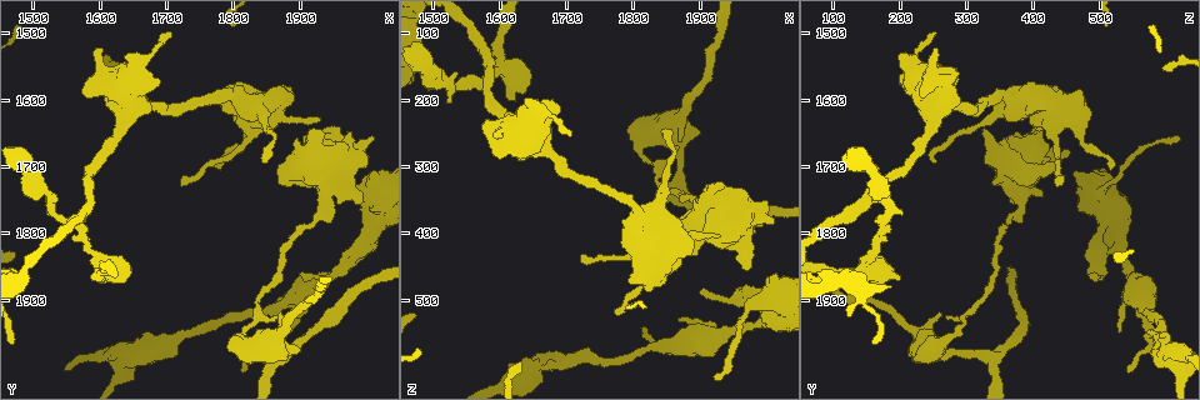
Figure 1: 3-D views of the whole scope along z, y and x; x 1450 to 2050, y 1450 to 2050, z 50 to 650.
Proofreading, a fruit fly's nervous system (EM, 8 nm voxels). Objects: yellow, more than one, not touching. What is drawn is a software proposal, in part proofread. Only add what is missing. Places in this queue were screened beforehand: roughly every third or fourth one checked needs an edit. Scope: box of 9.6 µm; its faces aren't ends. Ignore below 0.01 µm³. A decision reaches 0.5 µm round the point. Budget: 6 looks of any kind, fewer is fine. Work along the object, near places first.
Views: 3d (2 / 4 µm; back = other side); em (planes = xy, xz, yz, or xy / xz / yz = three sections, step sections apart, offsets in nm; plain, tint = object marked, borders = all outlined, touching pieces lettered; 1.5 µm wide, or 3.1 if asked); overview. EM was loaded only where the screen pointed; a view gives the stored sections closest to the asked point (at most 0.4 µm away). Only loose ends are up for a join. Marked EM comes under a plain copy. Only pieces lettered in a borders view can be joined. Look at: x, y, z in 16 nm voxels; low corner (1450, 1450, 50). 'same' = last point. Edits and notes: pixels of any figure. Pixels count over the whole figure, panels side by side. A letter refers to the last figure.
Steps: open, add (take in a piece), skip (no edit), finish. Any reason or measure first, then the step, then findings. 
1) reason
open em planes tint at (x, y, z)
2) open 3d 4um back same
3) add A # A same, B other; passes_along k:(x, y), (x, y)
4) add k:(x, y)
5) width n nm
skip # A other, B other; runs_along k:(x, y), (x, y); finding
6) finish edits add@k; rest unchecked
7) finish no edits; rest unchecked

an open end
open 3d 2um at (1975, 1675, 455)

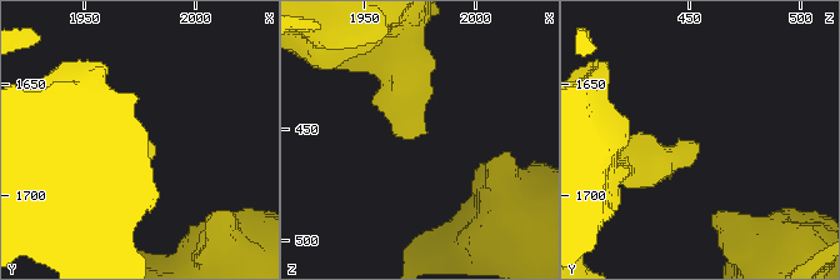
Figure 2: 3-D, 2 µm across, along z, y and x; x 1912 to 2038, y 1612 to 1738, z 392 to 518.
open em xz step 8 tint at (1974, 1677, 453)

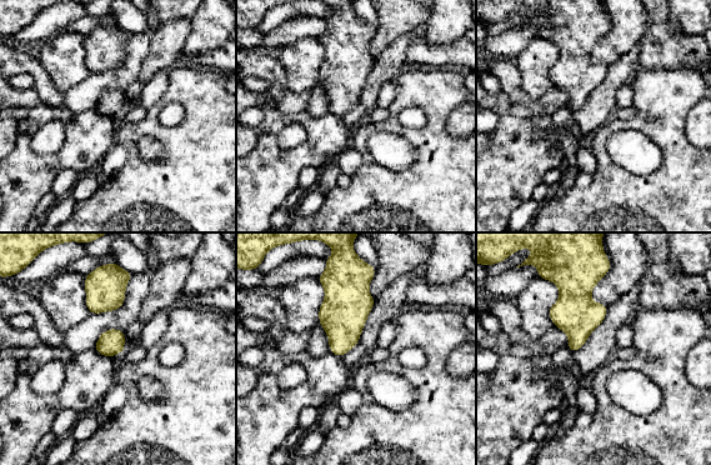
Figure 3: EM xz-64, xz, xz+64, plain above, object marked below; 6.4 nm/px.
open em xz step 8 borders same

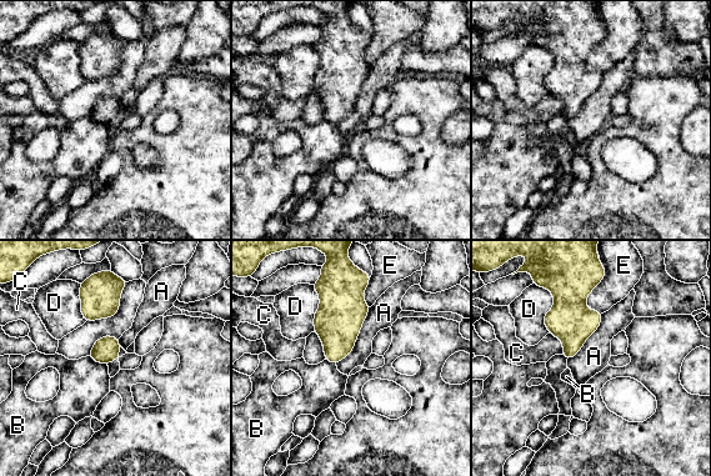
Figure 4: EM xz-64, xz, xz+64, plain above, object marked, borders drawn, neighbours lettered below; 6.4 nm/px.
skip # A other, B other, C other, D other, E other; border 4:(370, 307), (354, 349), (336, 364); no lettered piece goes on from it

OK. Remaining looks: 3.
open em planes borders at (1920, 1645, 330)

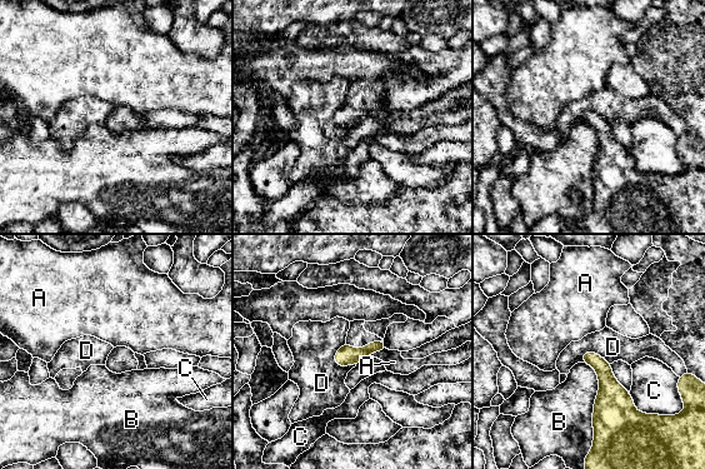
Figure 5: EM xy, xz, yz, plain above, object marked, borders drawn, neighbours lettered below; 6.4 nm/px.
skip # A other, B other, C other, D other; border 5:(345, 342), (334, 362), (355, 365); none of them fits

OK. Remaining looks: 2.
thin end
open em xy step 8 borders at (1810, 2005, 540)

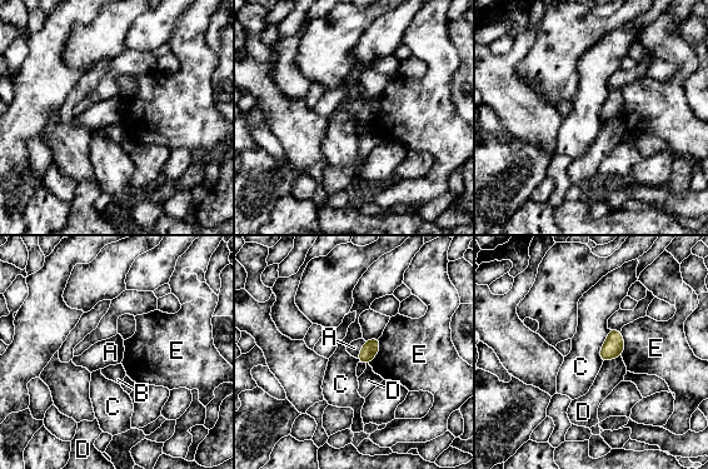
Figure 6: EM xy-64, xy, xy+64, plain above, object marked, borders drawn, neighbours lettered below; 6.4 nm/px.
another direction
open em planes borders same

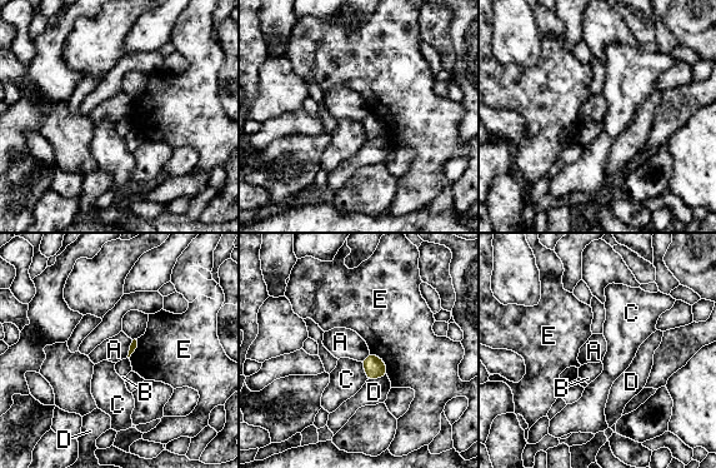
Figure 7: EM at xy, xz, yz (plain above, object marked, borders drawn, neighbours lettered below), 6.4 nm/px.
skip # A other, B other, C other, D other, E other; border 7:(133, 340), (126, 357); no lettered piece goes on from it

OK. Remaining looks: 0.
finish no edits; rest unchecked

